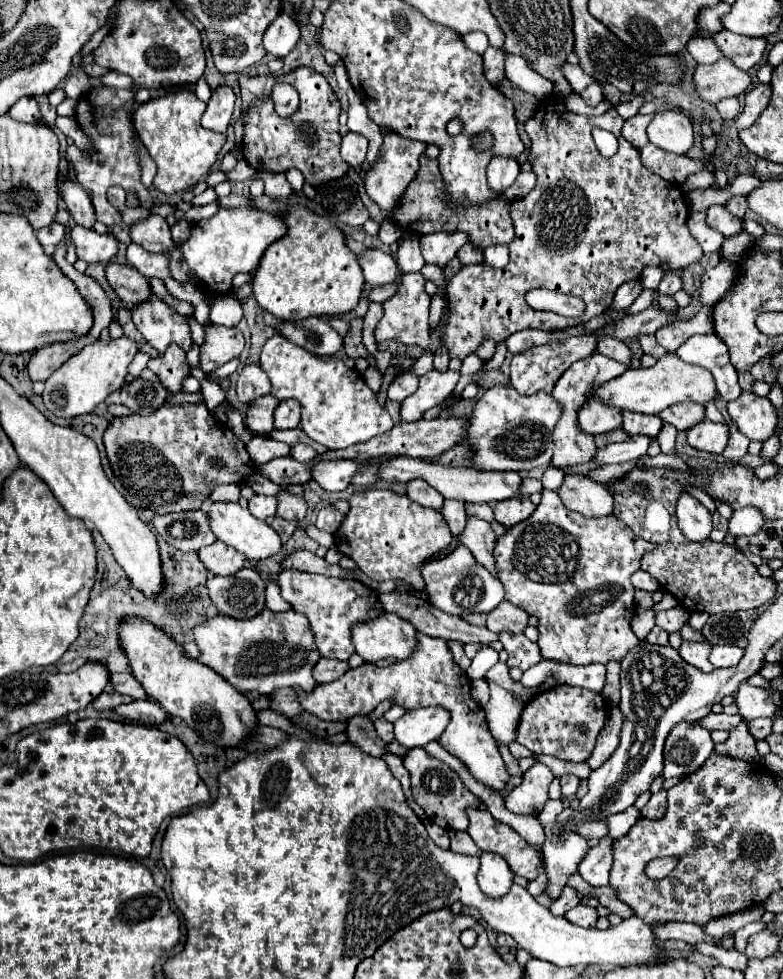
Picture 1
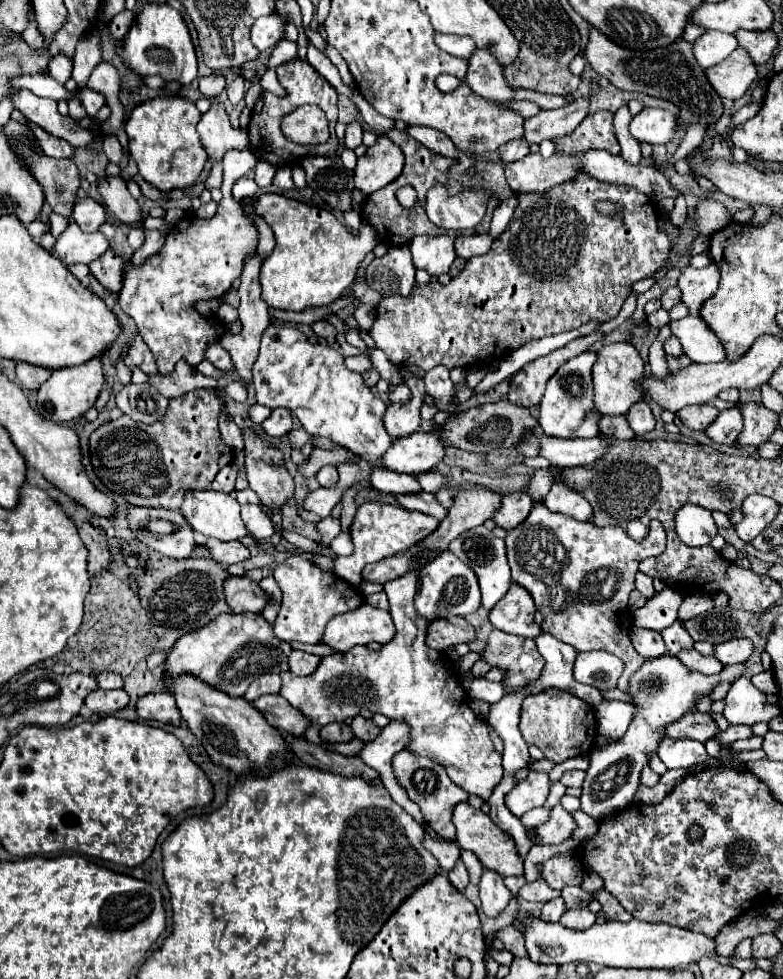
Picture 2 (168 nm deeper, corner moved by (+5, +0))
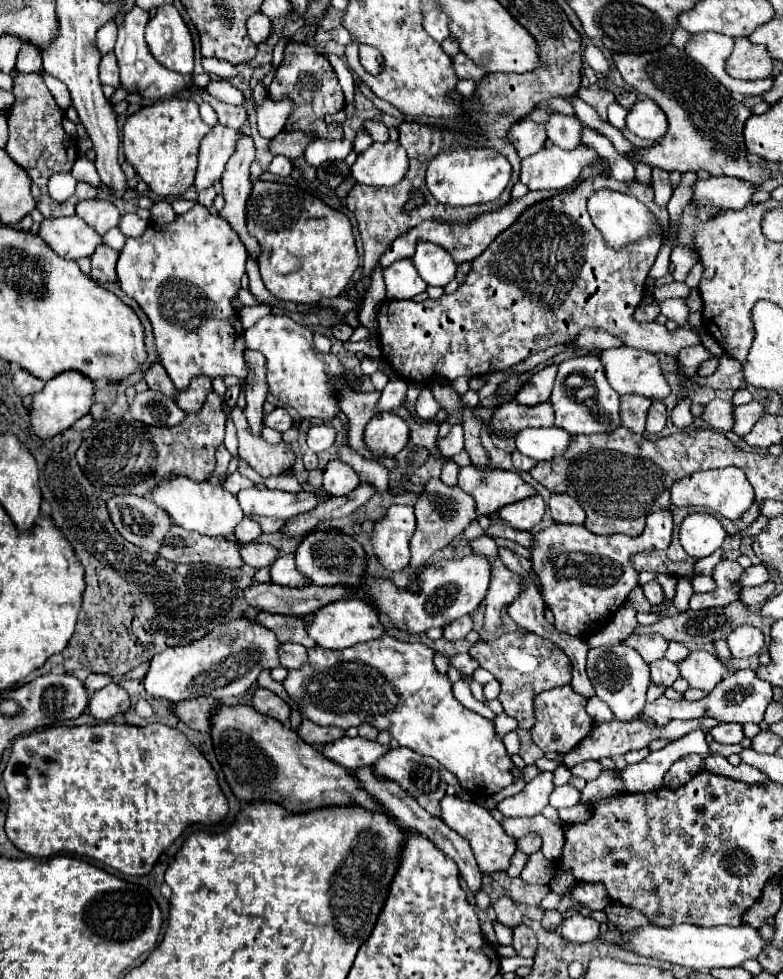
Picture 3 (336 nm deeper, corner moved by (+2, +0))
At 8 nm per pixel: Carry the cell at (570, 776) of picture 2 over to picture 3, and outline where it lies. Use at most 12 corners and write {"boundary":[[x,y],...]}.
{"boundary":[[582,761],[570,771],[574,777],[592,781],[602,771],[598,761]]}

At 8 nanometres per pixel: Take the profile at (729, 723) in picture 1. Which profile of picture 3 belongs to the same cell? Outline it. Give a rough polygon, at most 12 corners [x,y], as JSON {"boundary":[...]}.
{"boundary":[[718,721],[596,723],[566,757],[566,767],[586,759],[622,761],[628,751],[656,739],[676,741],[690,731],[708,733]]}

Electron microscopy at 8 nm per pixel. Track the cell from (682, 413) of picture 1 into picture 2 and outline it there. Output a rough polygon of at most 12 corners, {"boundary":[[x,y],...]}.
{"boundary":[[689,405],[677,415],[689,429],[707,429],[719,415],[713,405]]}

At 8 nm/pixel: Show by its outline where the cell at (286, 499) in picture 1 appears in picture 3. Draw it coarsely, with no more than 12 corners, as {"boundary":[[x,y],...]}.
{"boundary":[[236,407],[238,455],[262,477],[294,467],[288,445],[254,435]]}

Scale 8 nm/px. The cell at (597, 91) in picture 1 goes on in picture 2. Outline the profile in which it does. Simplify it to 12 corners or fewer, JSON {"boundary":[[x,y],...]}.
{"boundary":[[589,99],[525,119],[525,139],[541,143],[571,133],[585,117]]}

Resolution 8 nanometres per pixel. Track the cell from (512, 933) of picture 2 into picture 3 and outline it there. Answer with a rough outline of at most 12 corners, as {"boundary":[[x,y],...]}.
{"boundary":[[526,925],[514,929],[516,955],[534,957],[536,933]]}

